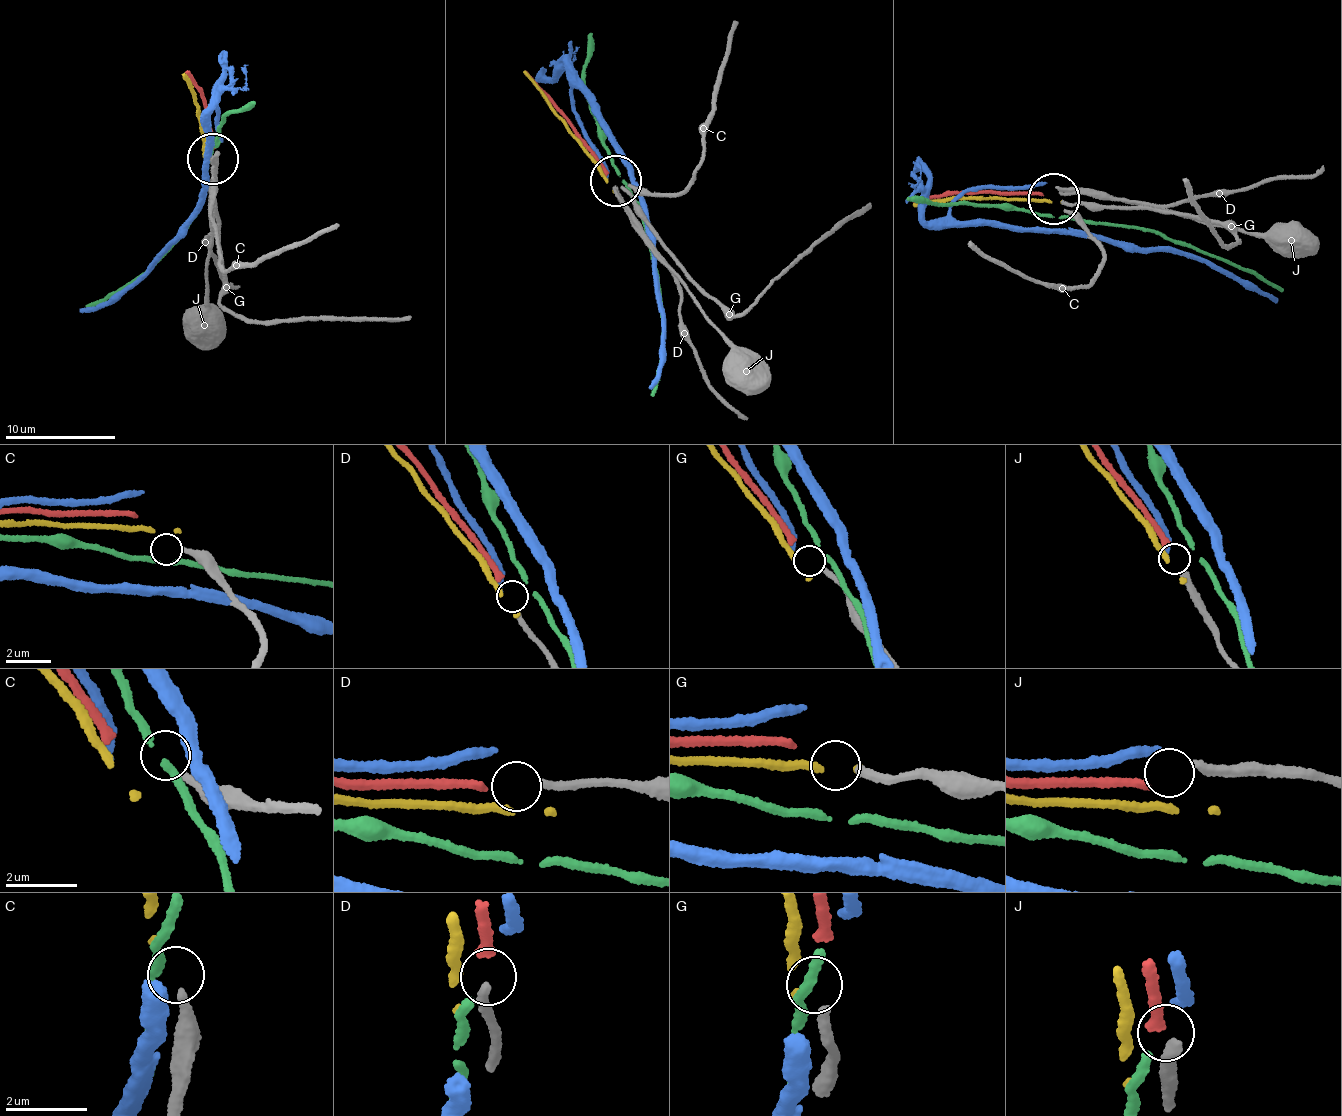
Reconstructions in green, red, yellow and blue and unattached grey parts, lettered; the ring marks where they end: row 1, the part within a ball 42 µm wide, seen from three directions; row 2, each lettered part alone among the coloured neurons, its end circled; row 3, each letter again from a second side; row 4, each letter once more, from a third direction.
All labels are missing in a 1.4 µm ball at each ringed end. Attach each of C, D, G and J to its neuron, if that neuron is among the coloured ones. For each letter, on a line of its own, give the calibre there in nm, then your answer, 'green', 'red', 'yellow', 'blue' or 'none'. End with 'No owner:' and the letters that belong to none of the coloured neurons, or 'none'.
C: 280 nm thick; none
D: 240 nm thick; none
G: 240 nm thick; none
J: 280 nm thick; none
No owner: C, D, G, J

